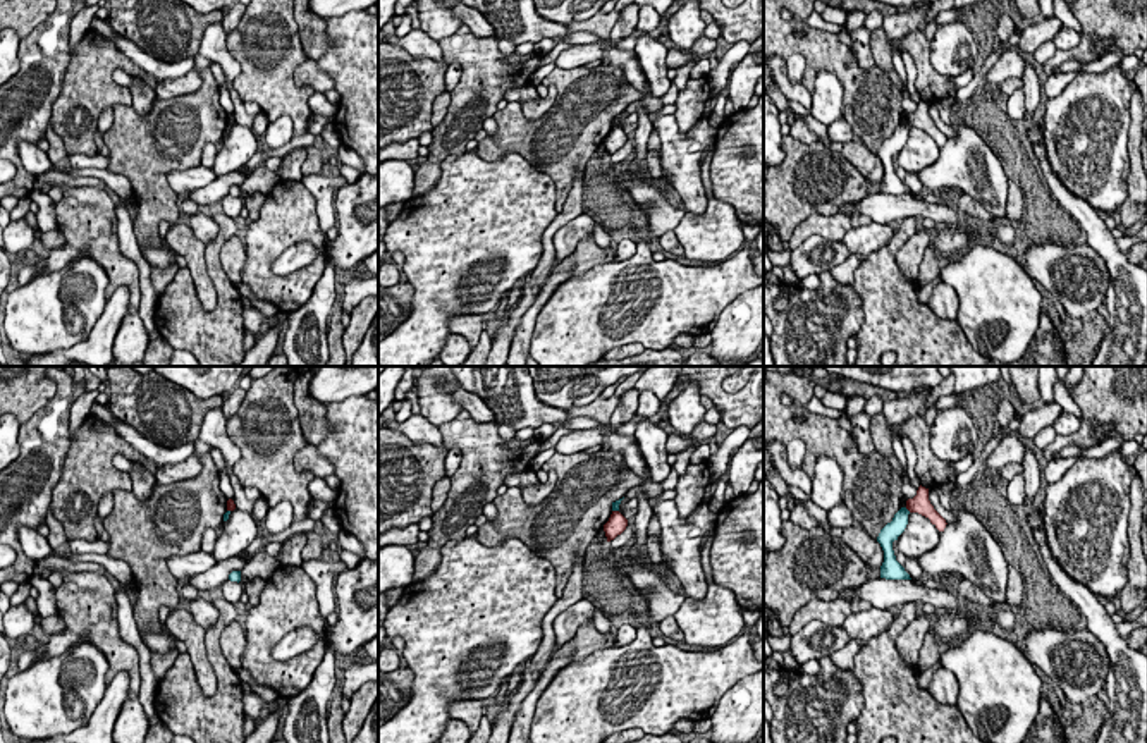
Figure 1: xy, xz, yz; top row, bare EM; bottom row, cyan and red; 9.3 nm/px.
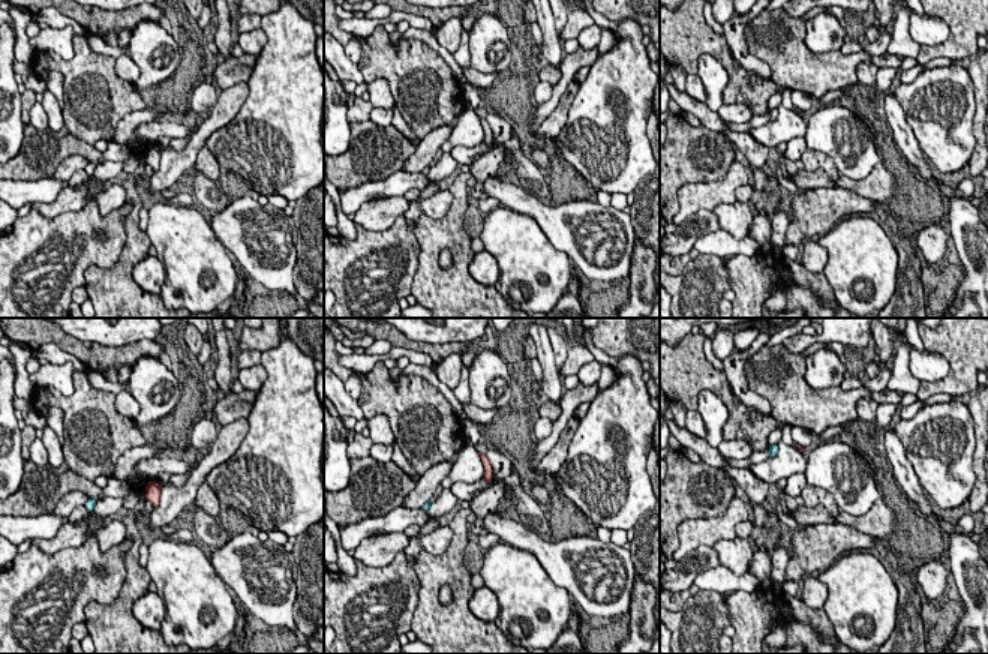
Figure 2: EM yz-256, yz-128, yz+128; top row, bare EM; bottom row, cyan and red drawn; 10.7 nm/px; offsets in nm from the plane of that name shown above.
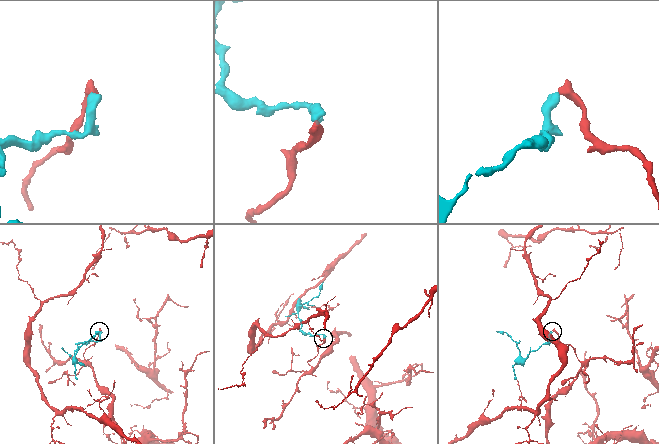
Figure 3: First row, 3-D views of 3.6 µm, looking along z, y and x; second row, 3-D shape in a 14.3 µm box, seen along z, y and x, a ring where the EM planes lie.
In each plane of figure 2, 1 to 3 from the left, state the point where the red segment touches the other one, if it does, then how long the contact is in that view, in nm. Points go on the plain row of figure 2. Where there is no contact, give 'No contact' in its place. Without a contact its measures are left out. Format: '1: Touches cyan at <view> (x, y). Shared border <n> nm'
1: No contact
2: No contact
3: No contact

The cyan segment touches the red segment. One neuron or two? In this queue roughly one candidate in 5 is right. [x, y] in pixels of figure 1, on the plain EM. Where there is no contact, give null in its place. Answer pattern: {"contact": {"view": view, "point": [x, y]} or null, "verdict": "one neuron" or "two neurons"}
{"contact": {"view": "yz", "point": [907, 124]}, "verdict": "two neurons"}

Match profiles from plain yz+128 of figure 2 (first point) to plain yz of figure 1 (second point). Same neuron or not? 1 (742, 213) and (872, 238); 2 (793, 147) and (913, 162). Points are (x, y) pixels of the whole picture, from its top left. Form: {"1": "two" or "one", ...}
{"1": "one", "2": "two"}

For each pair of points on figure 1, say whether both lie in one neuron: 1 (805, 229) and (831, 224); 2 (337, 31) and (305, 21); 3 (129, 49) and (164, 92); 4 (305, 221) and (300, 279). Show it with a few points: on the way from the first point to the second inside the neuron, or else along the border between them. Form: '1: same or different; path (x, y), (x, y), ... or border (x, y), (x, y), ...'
1: same; path (812, 226), (824, 226)
2: different; border (327, 21), (329, 47), (317, 61)
3: different; border (193, 67), (184, 74), (160, 81)
4: same; path (282, 238), (267, 253), (267, 272), (277, 282)

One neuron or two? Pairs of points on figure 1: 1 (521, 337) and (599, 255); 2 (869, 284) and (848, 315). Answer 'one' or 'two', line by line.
1: one
2: two

